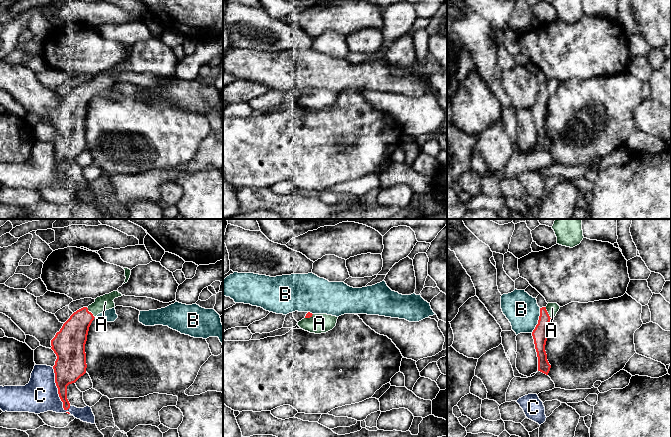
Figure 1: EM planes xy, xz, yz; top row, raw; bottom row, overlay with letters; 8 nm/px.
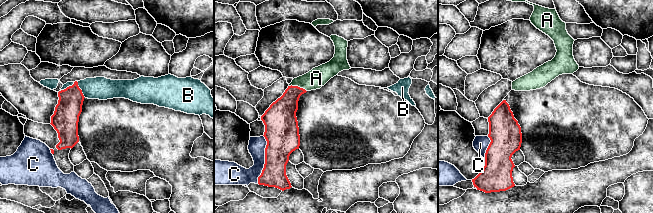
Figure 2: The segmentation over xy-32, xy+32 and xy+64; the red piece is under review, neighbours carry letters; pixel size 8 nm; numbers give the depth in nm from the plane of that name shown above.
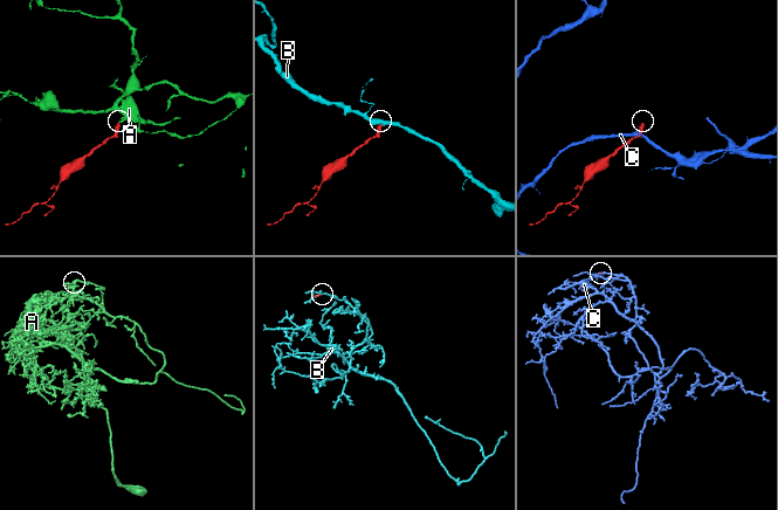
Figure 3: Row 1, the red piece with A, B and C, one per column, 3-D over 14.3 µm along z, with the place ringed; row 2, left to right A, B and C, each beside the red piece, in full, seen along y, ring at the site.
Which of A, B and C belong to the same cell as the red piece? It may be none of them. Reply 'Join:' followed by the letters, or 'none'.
Join: A

